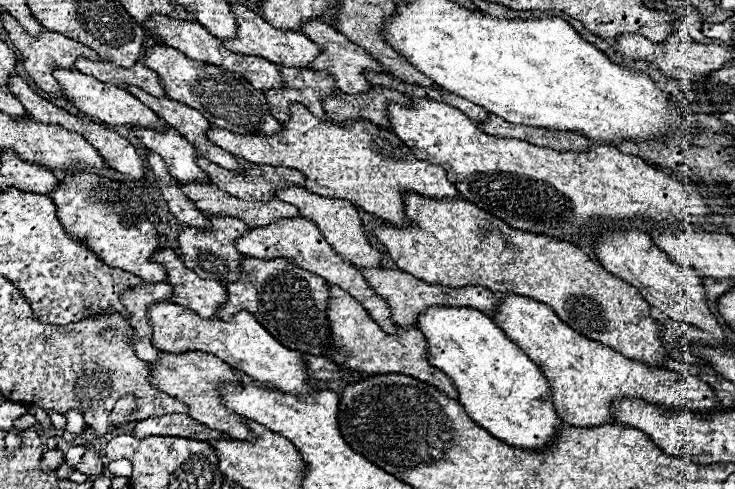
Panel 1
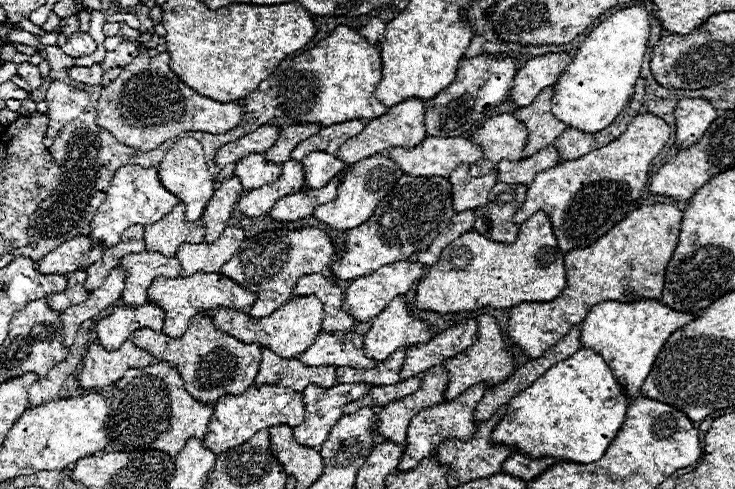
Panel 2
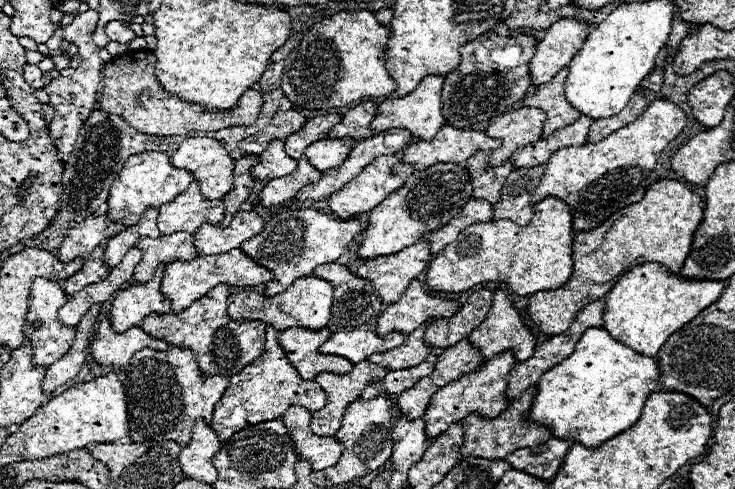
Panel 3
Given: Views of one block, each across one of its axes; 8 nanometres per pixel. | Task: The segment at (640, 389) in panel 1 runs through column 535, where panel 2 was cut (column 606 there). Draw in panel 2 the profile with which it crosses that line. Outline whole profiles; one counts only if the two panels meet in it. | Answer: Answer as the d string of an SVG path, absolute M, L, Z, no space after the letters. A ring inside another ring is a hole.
M636 300L636 302L600 302L596 304L588 316L580 322L582 332L582 346L596 350L602 358L606 358L608 366L616 374L618 382L624 386L630 398L638 396L638 390L646 376L652 370L652 364L662 350L664 342L672 332L682 328L684 324L692 322L696 316L688 312L670 310L660 300Z

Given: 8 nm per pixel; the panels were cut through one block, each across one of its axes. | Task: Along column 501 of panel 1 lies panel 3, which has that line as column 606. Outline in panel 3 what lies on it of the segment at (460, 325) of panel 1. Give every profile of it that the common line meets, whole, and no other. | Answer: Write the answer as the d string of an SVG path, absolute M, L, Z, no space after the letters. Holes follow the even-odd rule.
M602 326L600 328L588 328L578 346L574 348L572 356L556 364L552 370L548 370L540 380L538 380L538 394L532 402L530 418L538 424L550 426L556 438L562 440L572 440L580 442L588 448L596 448L608 438L614 438L616 434L628 430L634 426L640 416L646 398L658 390L658 362L650 356L636 354L632 348L624 346L622 342L614 340Z

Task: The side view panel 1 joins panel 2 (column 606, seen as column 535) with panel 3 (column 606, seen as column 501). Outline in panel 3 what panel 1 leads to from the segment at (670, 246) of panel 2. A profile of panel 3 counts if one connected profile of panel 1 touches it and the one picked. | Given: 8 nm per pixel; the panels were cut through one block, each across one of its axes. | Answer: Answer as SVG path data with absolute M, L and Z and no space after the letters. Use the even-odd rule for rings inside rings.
M660 180L660 182L652 184L650 190L644 194L644 198L640 202L636 202L636 204L624 208L624 210L618 210L616 214L612 214L612 218L608 218L608 222L602 222L600 226L596 226L596 230L576 234L574 246L572 246L572 260L574 260L572 278L558 290L540 292L540 300L538 300L538 294L532 294L530 304L528 304L530 320L544 334L550 334L550 336L562 334L570 328L572 320L576 318L576 312L580 312L586 304L592 304L592 302L600 300L606 292L610 292L616 284L616 280L612 280L612 278L618 278L620 274L624 274L632 266L638 266L638 264L644 264L644 262L660 262L672 274L678 274L684 260L686 260L686 256L690 254L692 238L694 238L696 228L702 222L702 216L704 216L702 196L694 194L682 182L678 182L678 180Z

